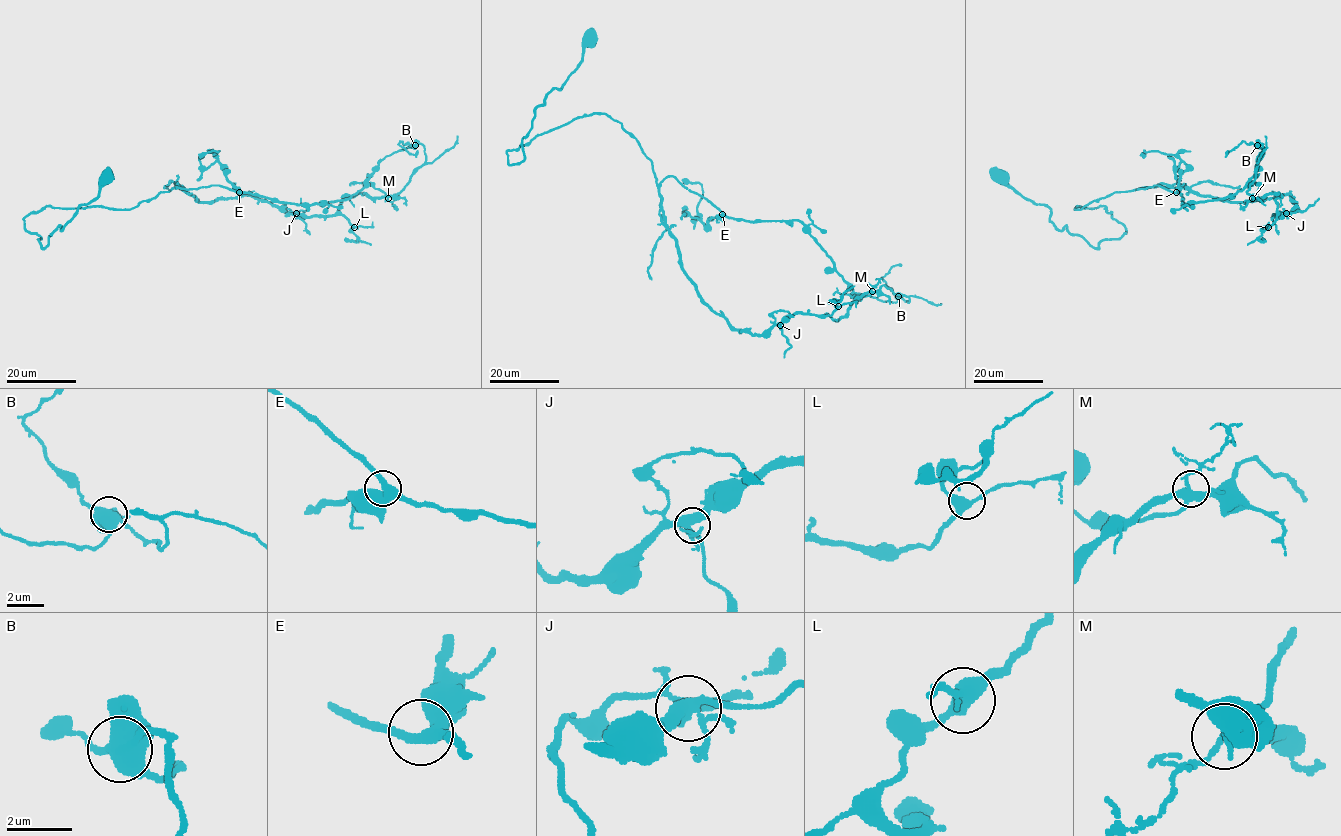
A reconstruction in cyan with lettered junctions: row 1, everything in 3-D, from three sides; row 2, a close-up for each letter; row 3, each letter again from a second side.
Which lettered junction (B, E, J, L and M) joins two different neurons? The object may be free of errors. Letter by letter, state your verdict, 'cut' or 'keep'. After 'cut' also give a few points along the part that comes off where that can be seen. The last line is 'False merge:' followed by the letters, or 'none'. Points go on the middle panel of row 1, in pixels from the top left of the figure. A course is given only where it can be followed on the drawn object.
B: keep
E: keep
J: keep
L: keep
M: keep
False merge: none

